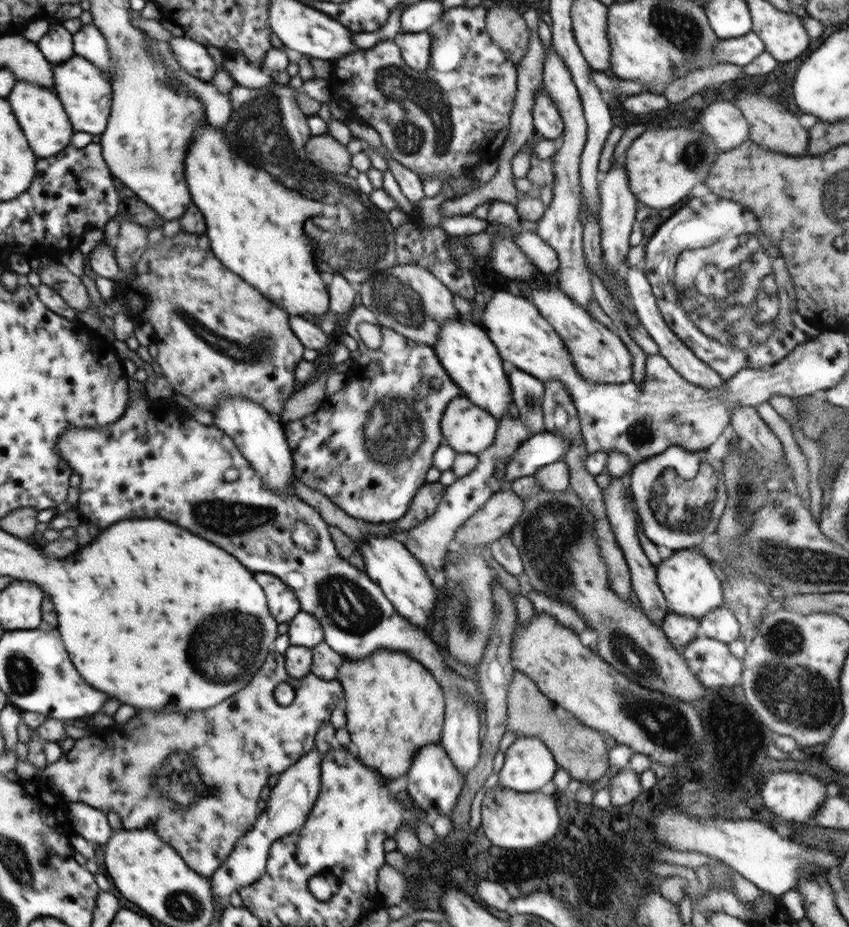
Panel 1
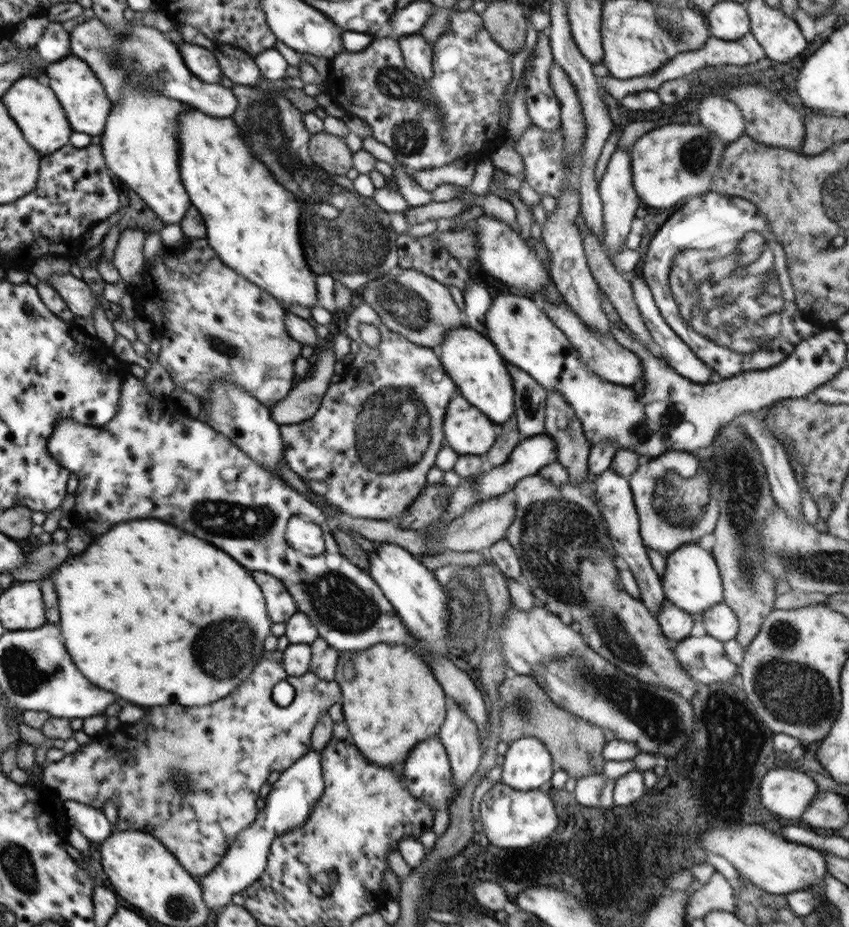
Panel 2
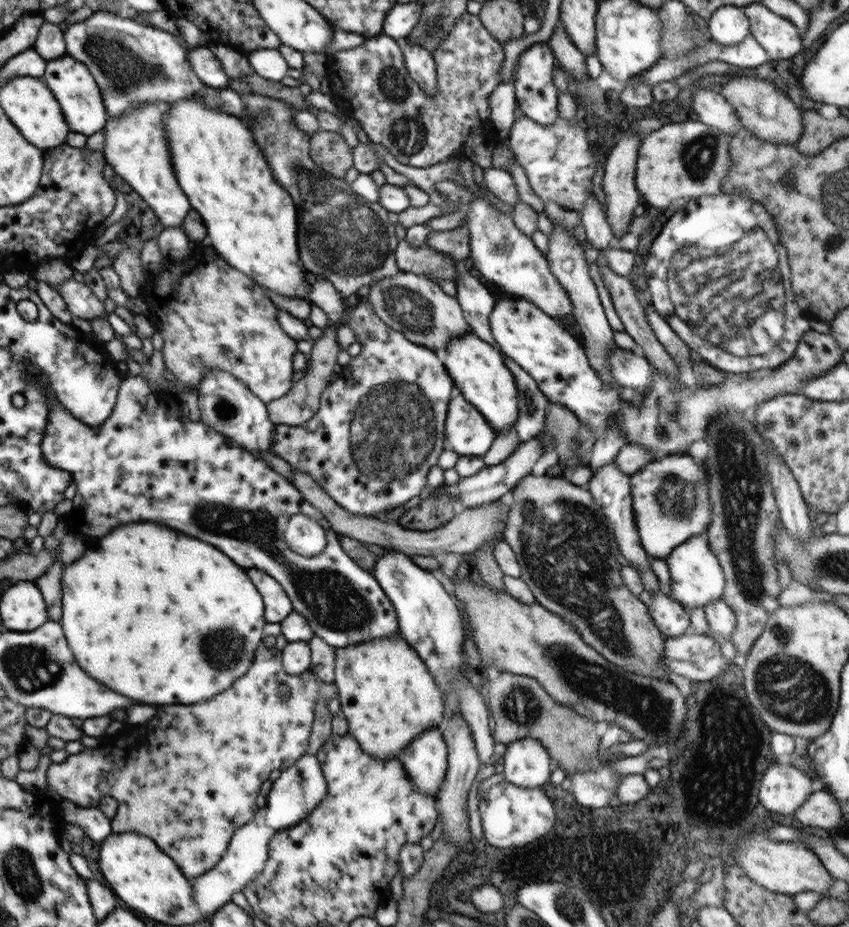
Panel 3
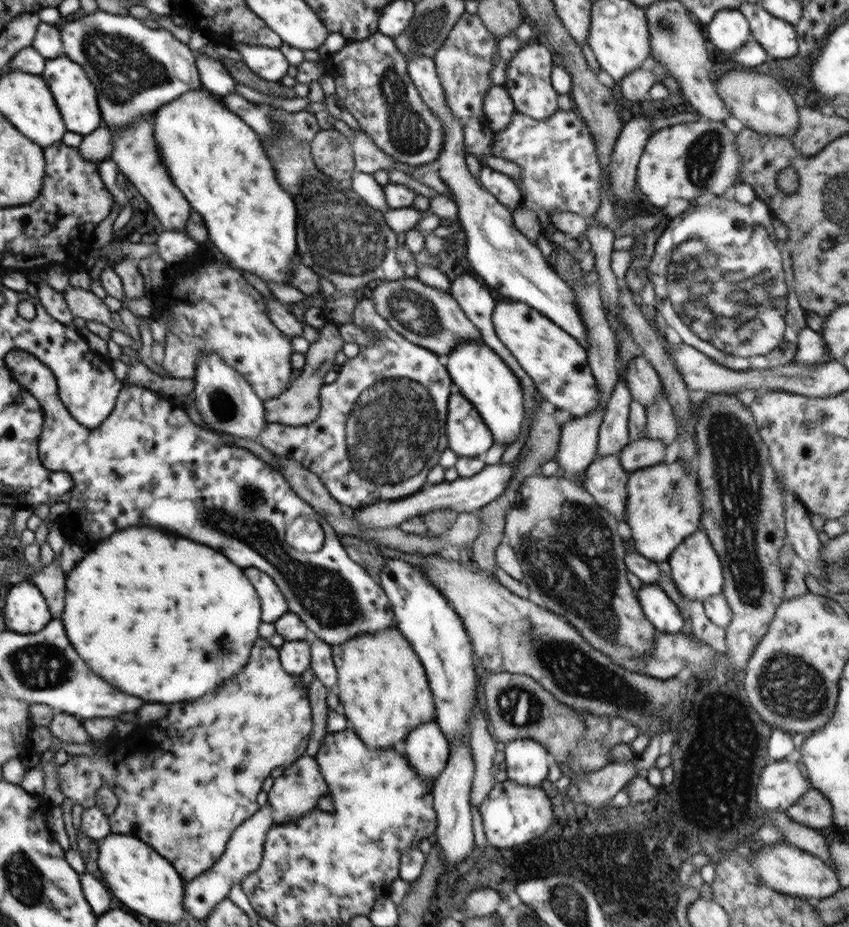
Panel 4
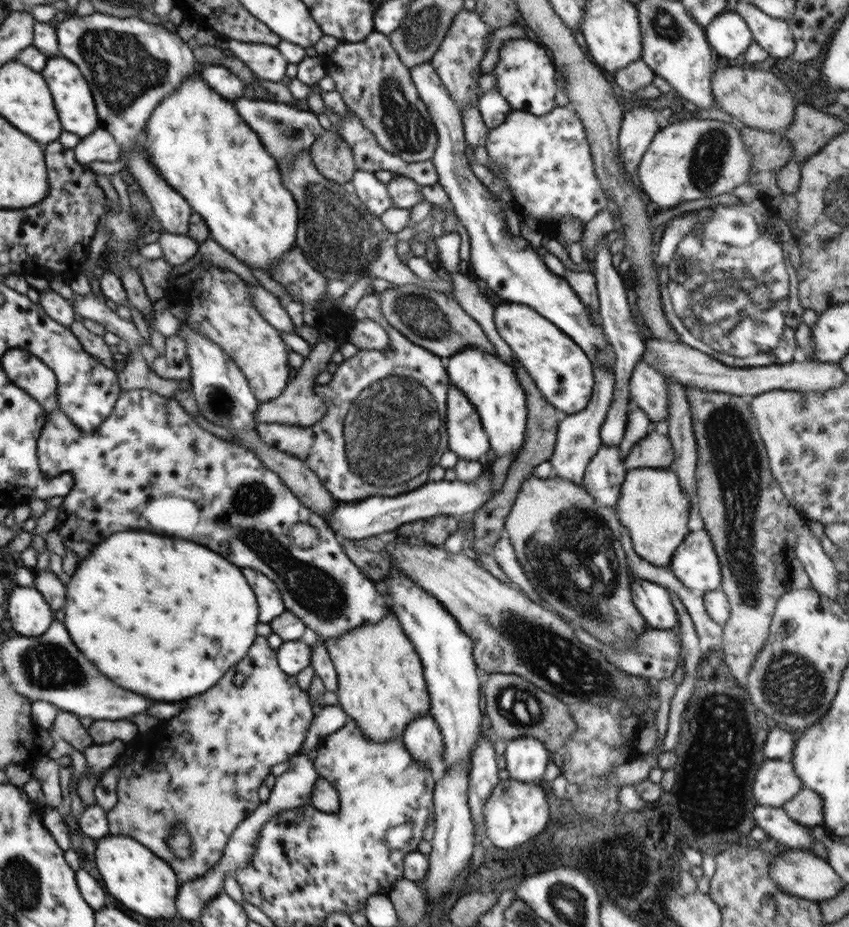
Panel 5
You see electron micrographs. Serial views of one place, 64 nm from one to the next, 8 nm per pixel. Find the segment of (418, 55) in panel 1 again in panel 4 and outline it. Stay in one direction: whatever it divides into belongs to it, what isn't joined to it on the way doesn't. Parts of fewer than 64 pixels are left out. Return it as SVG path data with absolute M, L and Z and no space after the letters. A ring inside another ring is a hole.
M414 56L406 63L409 77L420 93L421 100L430 108L436 120L440 120L445 132L445 143L437 158L439 175L450 187L450 198L458 207L461 226L467 234L467 256L463 267L476 272L502 296L539 310L552 319L562 330L571 334L584 348L589 344L585 324L580 318L574 291L555 272L537 245L514 226L512 212L493 194L482 189L466 166L464 126L452 115L445 102L444 89L437 75L435 60L426 56Z

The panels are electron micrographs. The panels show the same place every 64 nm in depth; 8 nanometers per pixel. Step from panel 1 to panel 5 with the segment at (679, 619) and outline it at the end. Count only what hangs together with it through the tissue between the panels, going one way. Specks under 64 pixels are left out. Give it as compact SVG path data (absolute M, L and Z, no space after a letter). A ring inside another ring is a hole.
M635 577L634 583L630 583L630 596L640 614L646 619L651 628L662 630L670 630L679 626L679 616L676 608L672 605L669 598L669 592L660 583L650 582L649 580L641 580Z

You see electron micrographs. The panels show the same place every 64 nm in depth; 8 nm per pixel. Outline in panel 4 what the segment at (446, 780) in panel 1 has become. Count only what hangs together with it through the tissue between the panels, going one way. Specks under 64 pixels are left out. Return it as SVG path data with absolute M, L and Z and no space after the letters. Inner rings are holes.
M425 722L408 733L401 750L416 774L435 782L447 765L451 748L439 724Z

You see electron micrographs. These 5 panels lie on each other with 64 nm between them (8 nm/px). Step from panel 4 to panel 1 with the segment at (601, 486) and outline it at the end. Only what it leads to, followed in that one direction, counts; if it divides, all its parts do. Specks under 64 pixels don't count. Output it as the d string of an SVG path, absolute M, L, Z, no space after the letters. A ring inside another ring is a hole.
M612 478L608 488L602 489L603 499L606 505L606 514L608 514L608 522L610 522L610 528L614 532L617 545L624 553L630 574L631 574L631 586L638 595L642 611L646 613L646 616L656 625L660 626L666 615L670 611L670 606L667 605L663 593L660 591L660 586L657 583L656 578L656 566L654 566L646 557L646 554L640 546L637 536L637 510L633 499L630 499L631 493L628 493L628 489L624 487L624 482L621 478Z

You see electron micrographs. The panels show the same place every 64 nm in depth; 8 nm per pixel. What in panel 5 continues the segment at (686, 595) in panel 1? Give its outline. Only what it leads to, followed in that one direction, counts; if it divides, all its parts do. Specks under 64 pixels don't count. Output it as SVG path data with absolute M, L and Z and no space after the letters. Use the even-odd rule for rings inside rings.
M704 528L692 531L684 537L672 555L669 566L688 591L698 590L706 595L721 589L720 559Z

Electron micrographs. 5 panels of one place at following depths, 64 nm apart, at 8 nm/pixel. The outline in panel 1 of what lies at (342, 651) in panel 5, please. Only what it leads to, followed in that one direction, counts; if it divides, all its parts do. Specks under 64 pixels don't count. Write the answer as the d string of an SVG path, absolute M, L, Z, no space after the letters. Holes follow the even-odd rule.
M375 650L362 660L343 657L337 678L344 689L346 728L357 757L368 768L374 768L394 784L401 785L412 766L415 754L429 744L440 744L445 717L445 702L441 684L415 658L399 650Z

